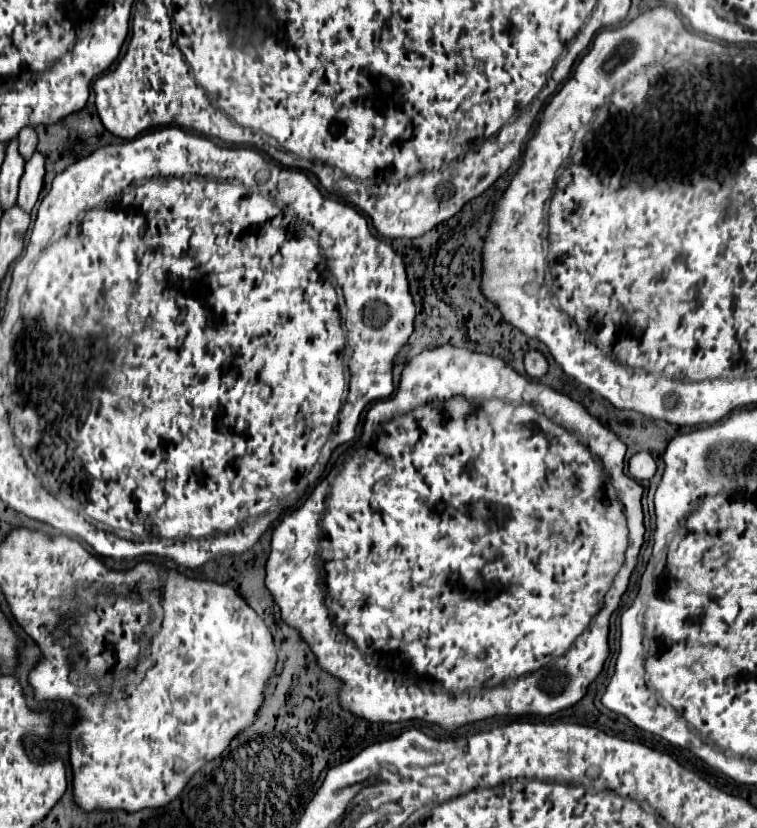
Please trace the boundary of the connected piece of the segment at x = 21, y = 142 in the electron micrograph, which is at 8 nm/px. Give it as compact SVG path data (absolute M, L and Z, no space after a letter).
M32 126L20 130L20 134L18 134L18 152L24 160L34 154L36 144L38 144L38 138L36 138L36 132L34 132Z

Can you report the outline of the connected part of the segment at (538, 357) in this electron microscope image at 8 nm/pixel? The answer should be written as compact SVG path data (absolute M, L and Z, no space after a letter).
M530 350L526 356L524 356L524 368L528 372L528 376L532 378L540 378L548 372L548 362L546 358L542 356L542 352L538 350Z

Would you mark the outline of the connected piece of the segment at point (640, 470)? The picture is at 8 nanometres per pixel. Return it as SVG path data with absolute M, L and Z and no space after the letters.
M638 452L630 458L630 474L636 480L650 480L656 472L656 462L650 452Z

